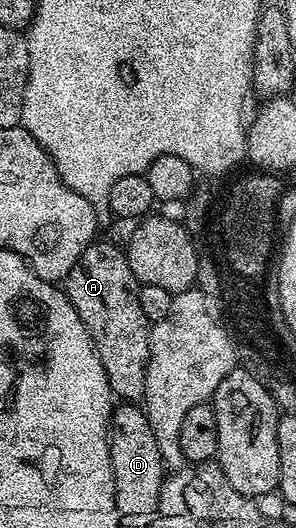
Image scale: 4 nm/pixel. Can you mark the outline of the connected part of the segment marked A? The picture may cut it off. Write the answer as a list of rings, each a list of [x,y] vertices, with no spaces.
[[[91,243],[77,258],[67,275],[65,291],[73,310],[77,310],[89,330],[112,393],[120,401],[139,402],[145,390],[151,324],[145,310],[141,310],[141,285],[133,270],[129,270],[126,251],[120,245],[118,248],[115,244],[99,243]]]

